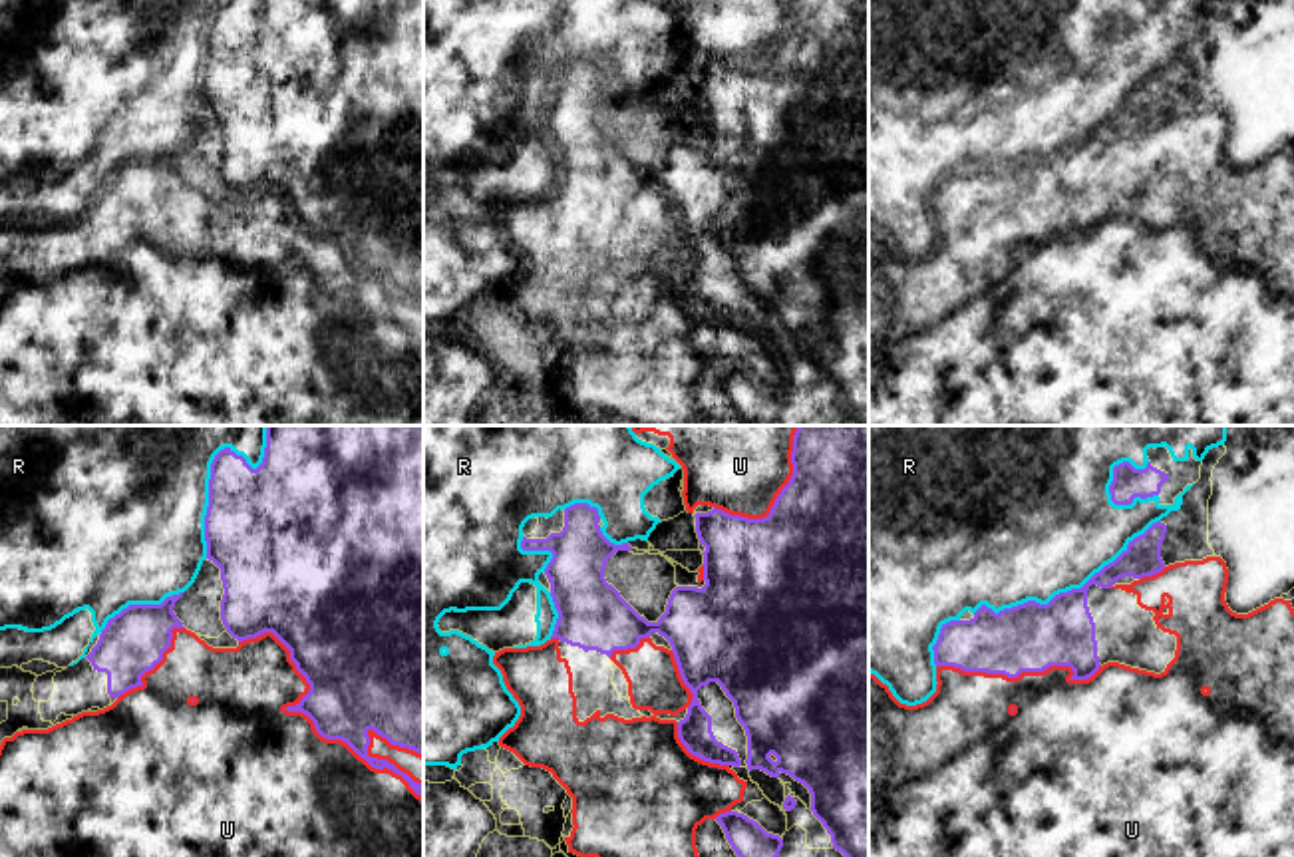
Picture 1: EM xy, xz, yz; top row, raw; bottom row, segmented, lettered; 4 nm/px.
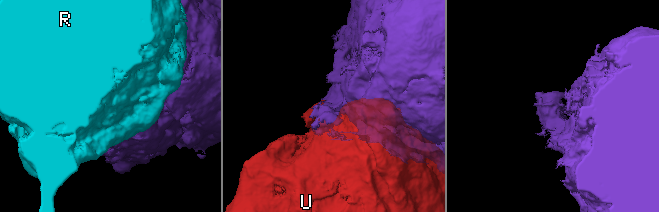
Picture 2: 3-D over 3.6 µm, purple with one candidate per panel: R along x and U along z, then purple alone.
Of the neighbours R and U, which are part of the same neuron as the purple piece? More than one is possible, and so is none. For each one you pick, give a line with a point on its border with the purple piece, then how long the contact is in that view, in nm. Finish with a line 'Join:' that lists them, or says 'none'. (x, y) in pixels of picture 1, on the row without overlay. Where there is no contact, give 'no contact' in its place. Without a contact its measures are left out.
Join: none

